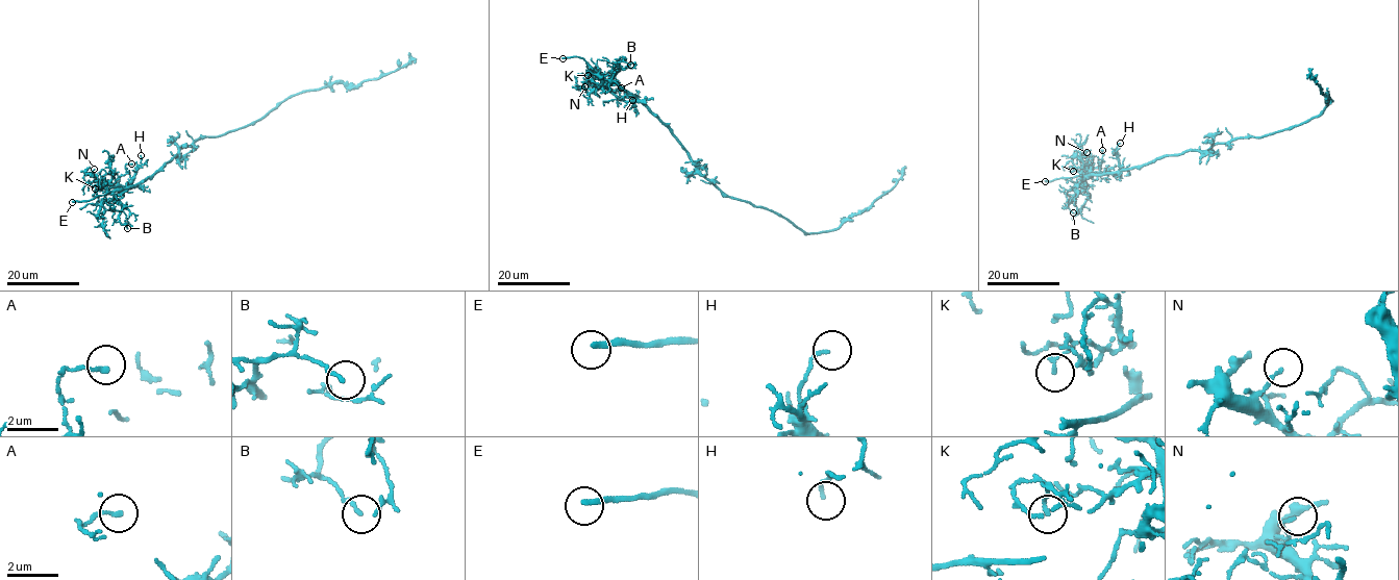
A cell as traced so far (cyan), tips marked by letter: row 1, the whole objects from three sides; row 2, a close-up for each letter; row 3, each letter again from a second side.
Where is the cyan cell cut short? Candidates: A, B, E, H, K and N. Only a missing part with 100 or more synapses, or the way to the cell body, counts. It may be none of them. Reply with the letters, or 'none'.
E

